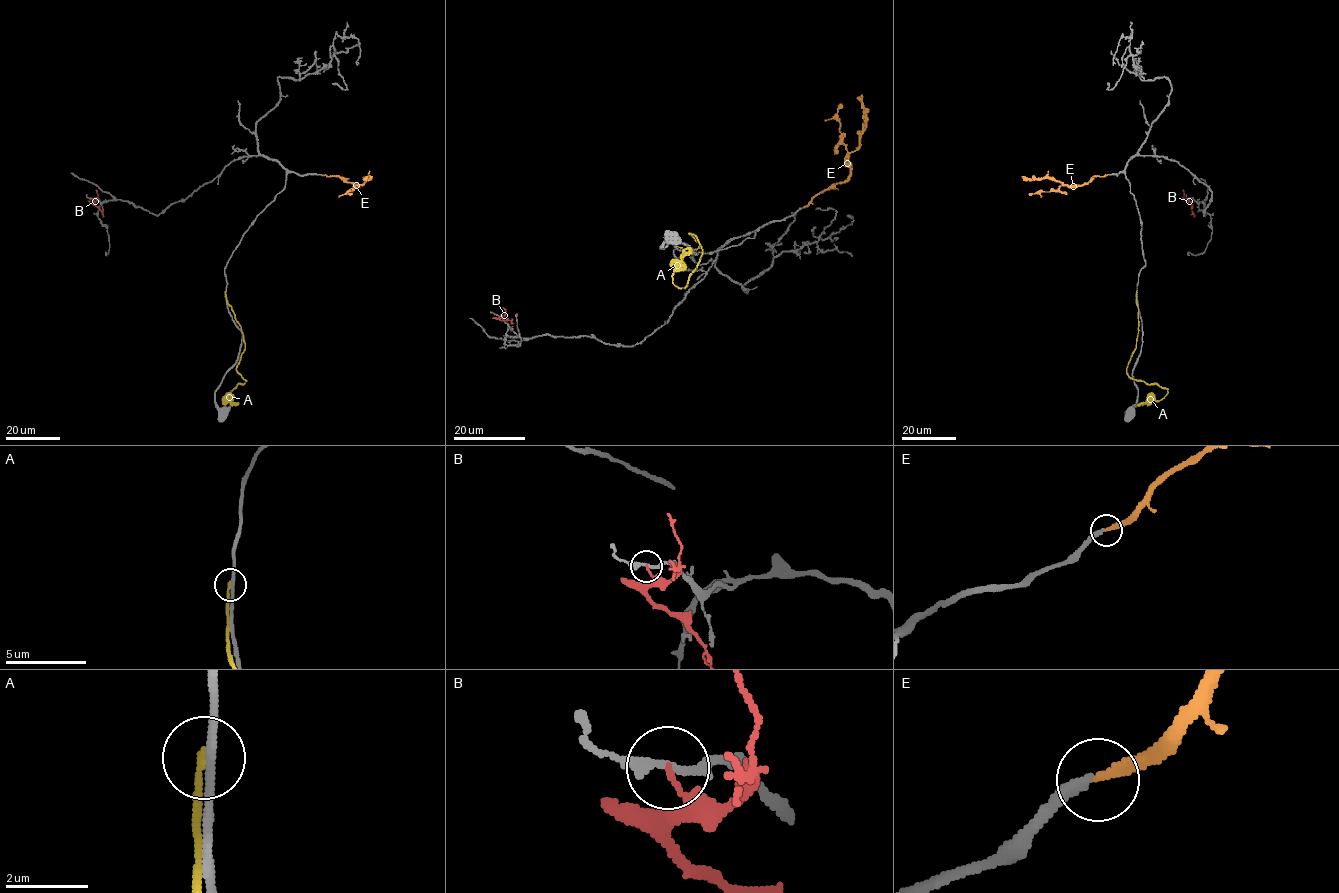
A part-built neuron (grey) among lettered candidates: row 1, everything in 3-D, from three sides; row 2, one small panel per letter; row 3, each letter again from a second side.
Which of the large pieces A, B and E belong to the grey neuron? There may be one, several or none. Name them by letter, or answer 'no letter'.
no letter

